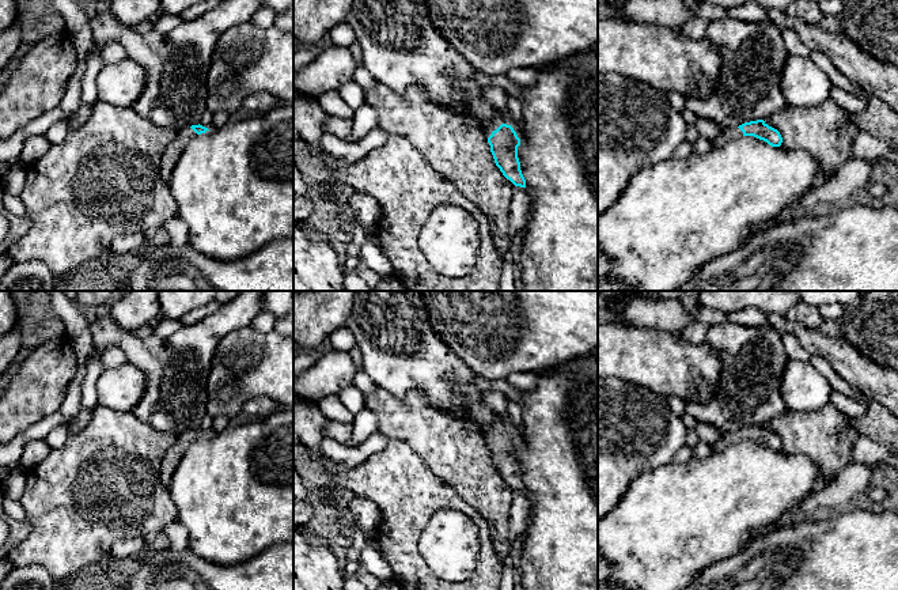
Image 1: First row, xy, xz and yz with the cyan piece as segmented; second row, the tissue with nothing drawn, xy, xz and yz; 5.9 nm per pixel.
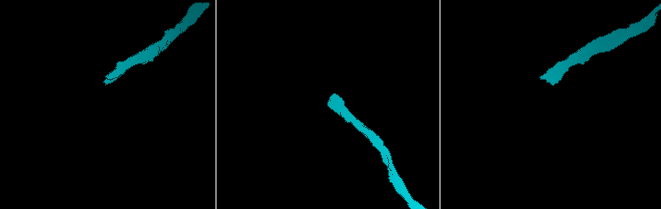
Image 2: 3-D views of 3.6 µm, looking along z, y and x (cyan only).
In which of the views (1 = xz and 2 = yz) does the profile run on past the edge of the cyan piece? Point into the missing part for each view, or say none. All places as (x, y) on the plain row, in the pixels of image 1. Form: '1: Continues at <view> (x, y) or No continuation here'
1: Continues at xz (495, 428)
2: Continues at yz (730, 439)

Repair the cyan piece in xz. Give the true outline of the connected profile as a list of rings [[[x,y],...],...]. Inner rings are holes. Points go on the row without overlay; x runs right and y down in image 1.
[[[497,417],[497,421],[486,430],[484,439],[490,450],[495,468],[503,480],[515,491],[526,492],[518,462],[520,443],[514,432],[504,427],[501,417]]]

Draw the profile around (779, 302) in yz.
[[[700,291],[698,305],[731,314],[746,307],[755,307],[764,314],[785,317],[800,298],[793,291]]]

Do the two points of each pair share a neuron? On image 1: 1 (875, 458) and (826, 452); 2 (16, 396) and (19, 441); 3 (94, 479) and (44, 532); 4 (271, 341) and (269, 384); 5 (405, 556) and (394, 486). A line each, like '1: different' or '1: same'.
1: different
2: different
3: same
4: same
5: same

